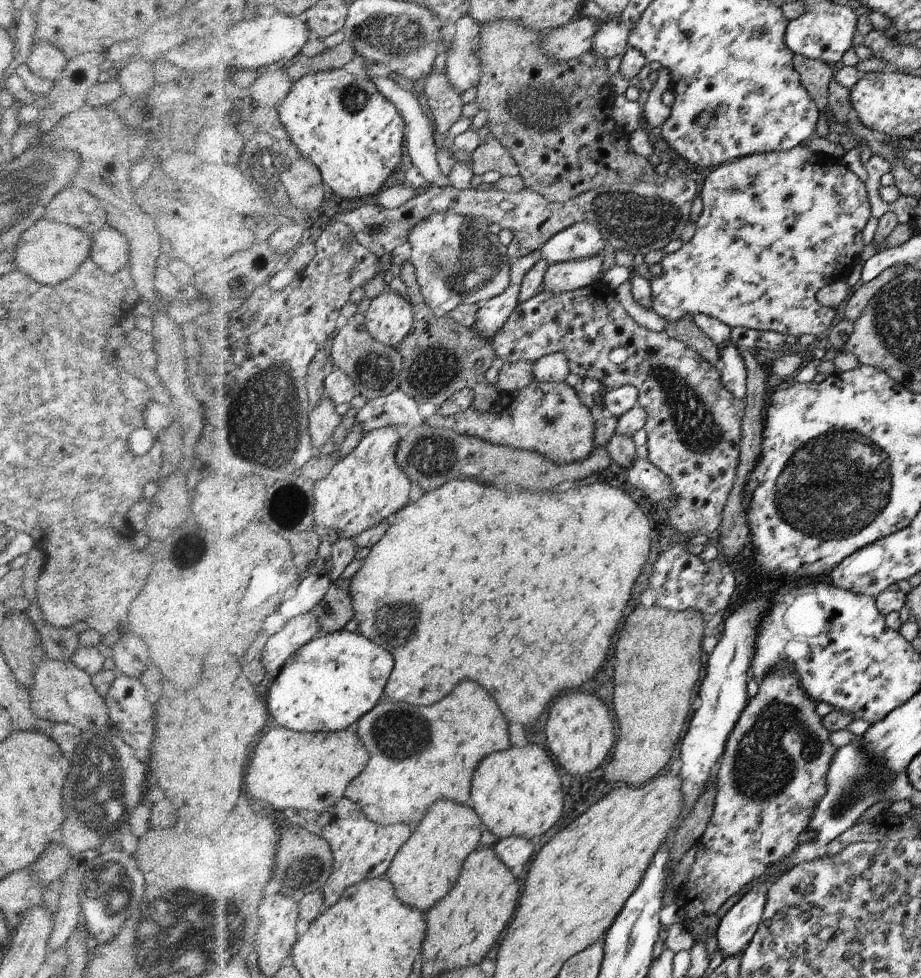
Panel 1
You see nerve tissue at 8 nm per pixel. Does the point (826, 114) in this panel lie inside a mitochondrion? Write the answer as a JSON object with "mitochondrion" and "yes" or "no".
{"mitochondrion":"no"}

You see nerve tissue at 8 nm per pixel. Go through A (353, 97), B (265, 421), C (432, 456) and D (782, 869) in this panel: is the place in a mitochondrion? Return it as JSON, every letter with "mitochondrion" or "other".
{"A":"mitochondrion","B":"mitochondrion","C":"mitochondrion","D":"other"}

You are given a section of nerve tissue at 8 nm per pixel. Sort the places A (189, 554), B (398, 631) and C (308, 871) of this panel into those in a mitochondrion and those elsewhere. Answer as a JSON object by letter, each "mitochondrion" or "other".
{"A":"mitochondrion","B":"mitochondrion","C":"mitochondrion"}

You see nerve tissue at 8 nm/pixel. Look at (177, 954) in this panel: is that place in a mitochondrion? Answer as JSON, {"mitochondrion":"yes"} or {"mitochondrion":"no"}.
{"mitochondrion":"yes"}

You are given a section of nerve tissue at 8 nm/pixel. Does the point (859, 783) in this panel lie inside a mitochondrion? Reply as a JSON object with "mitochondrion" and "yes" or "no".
{"mitochondrion":"yes"}

